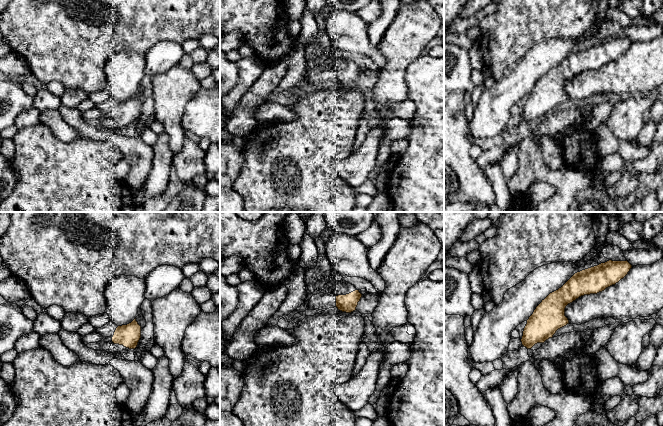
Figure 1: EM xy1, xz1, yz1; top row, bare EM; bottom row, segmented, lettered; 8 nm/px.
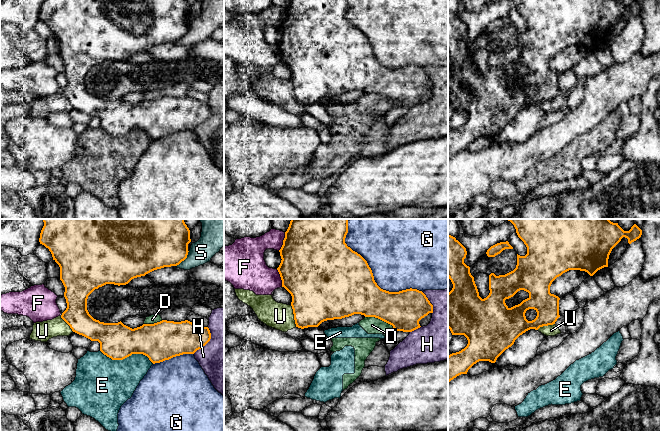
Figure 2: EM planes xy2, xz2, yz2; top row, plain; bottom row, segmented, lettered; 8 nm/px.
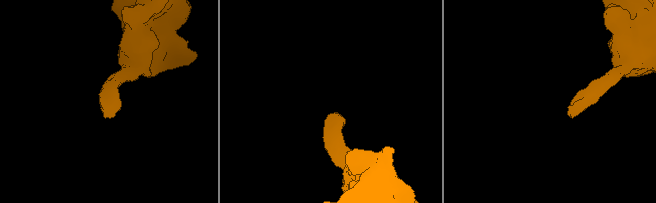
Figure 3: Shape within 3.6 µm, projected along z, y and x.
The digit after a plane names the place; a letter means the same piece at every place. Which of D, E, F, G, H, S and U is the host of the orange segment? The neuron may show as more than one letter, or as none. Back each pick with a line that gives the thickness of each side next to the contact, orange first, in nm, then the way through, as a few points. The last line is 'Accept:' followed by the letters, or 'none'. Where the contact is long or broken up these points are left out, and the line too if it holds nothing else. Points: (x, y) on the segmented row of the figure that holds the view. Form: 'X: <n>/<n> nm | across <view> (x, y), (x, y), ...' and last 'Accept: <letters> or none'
Accept: none

